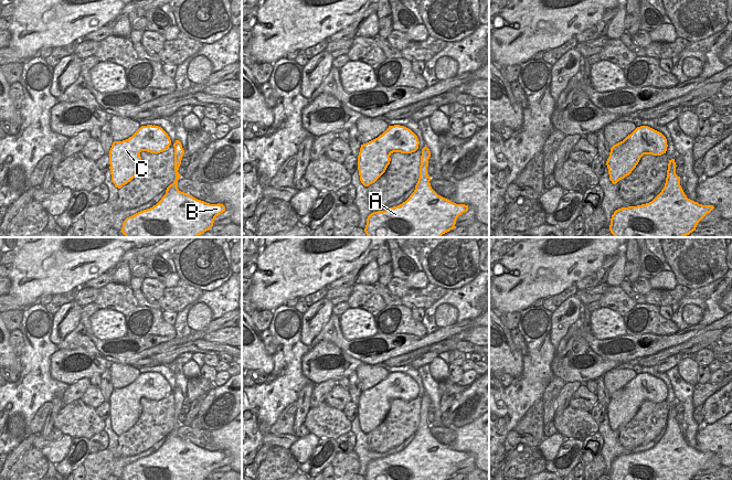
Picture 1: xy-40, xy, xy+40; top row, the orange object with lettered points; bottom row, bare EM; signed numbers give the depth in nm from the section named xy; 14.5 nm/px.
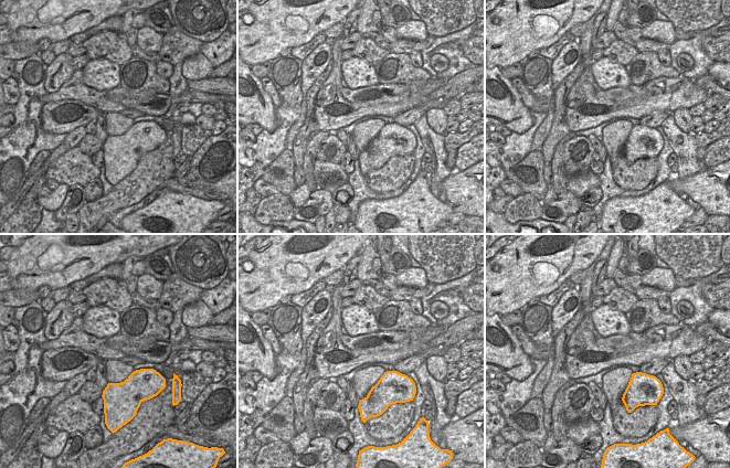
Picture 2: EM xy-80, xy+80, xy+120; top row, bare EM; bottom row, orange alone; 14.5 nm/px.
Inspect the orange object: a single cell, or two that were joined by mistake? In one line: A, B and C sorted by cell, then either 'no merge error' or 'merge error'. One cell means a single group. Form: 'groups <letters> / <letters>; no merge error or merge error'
groups A B C; no merge error

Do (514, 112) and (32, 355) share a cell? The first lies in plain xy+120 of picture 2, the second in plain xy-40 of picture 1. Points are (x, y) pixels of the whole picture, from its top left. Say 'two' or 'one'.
two

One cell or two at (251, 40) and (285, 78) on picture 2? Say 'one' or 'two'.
two

